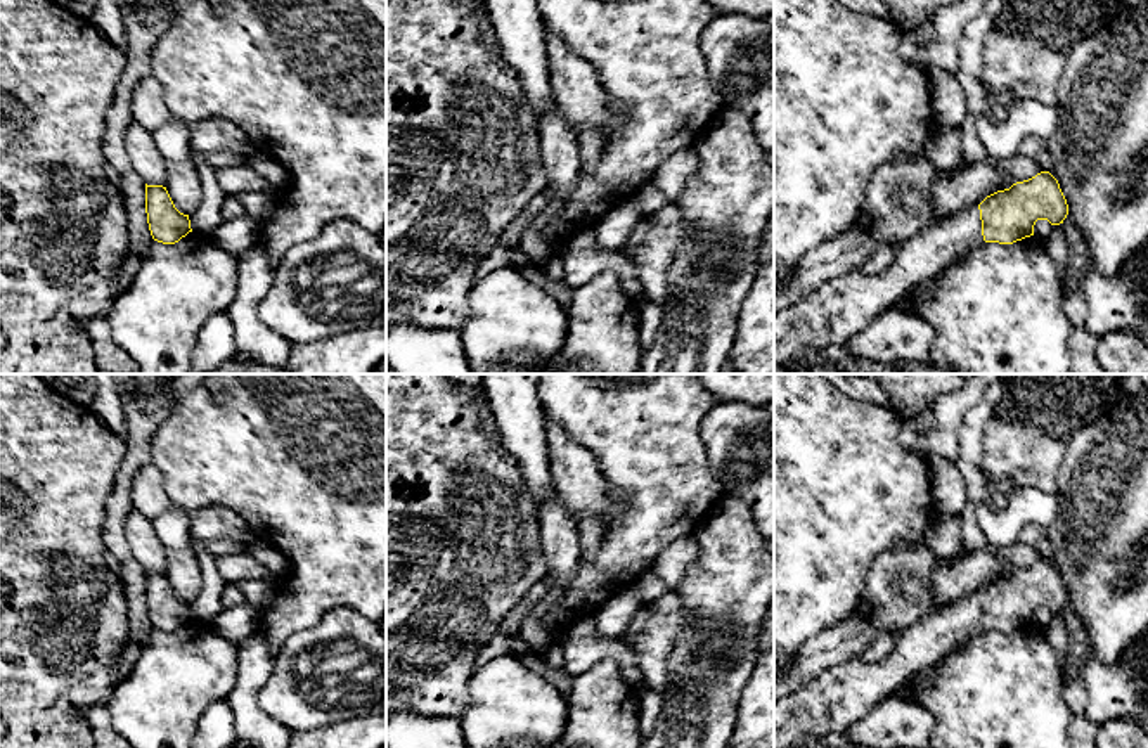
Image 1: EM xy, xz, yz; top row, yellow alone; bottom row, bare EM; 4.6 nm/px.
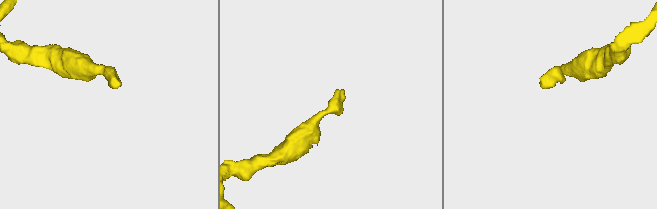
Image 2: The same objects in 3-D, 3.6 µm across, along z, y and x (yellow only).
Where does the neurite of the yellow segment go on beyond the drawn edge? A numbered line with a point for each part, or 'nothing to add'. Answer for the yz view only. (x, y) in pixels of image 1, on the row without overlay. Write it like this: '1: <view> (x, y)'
1: yz (837, 698)

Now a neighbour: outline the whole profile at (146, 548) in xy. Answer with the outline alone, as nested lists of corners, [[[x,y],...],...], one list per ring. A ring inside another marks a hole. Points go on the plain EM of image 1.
[[[135,509],[130,511],[125,521],[125,535],[128,549],[135,561],[147,573],[166,573],[166,547],[158,538],[152,519],[142,516]]]

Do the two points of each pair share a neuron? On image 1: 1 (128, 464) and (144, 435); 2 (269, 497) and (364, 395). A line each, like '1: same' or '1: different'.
1: same
2: same

